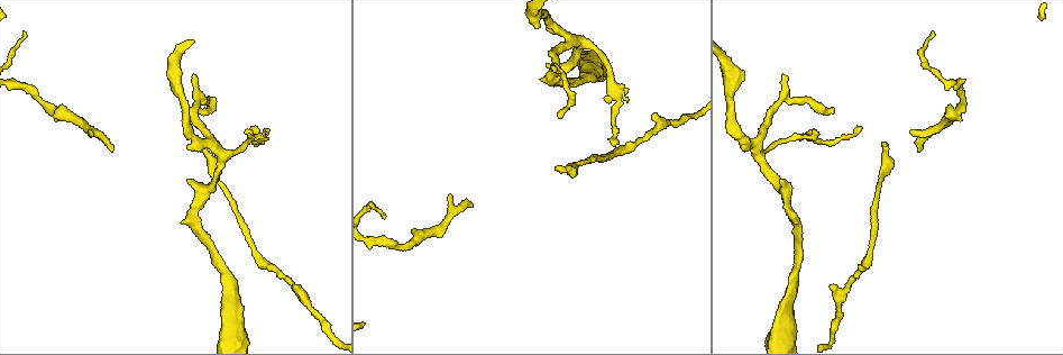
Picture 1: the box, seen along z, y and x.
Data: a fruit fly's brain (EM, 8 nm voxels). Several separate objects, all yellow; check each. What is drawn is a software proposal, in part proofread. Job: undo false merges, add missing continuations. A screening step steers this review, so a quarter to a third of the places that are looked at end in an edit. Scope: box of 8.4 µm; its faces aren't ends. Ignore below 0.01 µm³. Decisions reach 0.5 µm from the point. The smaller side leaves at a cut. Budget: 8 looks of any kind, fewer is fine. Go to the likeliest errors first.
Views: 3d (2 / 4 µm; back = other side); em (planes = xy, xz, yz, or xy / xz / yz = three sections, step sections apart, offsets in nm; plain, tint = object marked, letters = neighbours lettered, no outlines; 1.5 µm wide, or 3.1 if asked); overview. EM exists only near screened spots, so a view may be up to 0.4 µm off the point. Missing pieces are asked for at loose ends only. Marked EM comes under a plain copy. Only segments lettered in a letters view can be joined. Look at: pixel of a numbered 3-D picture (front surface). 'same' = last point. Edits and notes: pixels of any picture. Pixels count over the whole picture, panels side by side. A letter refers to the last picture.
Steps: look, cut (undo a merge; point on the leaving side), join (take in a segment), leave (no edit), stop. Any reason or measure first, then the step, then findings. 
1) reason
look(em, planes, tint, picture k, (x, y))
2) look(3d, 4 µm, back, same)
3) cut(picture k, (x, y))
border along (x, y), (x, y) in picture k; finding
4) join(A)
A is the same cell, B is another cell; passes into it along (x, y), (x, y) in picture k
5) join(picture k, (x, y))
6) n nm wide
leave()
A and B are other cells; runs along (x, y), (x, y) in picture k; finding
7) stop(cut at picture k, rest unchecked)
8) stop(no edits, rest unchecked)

branch stops here
look(3d, 4 µm, picture 1, (379, 214))

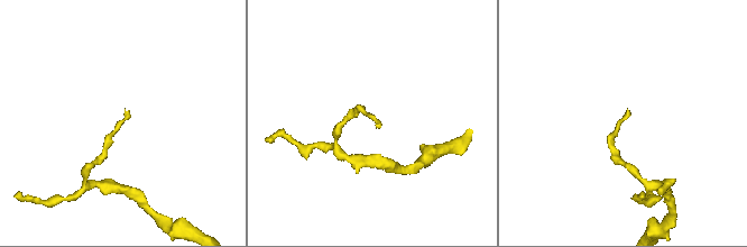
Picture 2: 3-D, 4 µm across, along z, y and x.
look(em, planes, letters, picture 2, (124, 113))

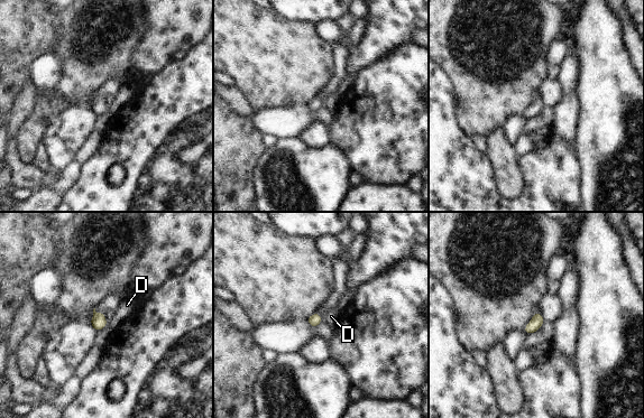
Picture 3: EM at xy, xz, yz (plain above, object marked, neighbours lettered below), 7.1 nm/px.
90 nm wide
leave()
D is another cell; border along (107, 322), (108, 325) in picture 3; no lettered segment goes on from it

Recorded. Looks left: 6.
end of a long branch
look(em, xy, step 8, tint, picture 1, (614, 144))

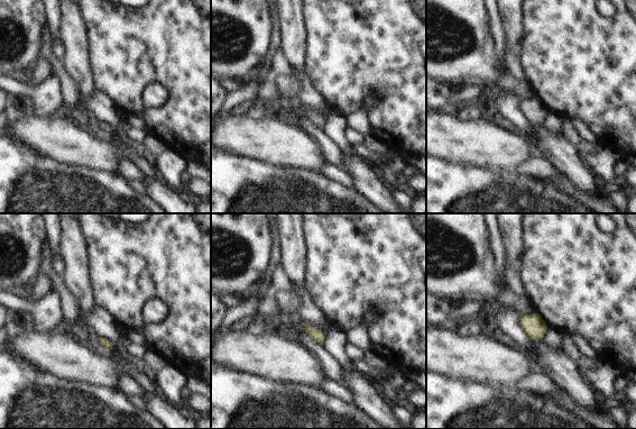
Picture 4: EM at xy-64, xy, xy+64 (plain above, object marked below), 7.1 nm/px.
another direction
look(em, planes, letters, same)

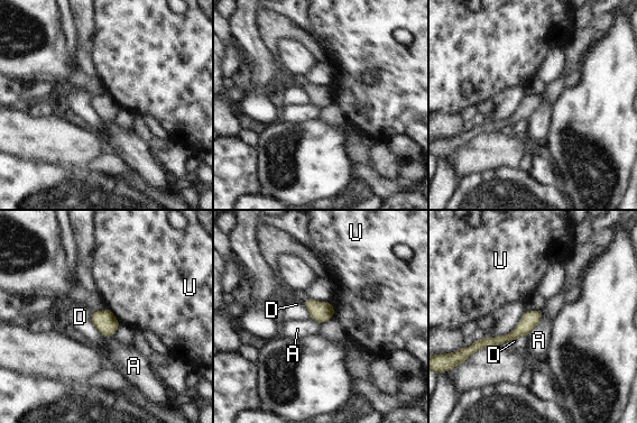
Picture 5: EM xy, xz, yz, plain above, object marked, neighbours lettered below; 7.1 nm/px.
D touches over 220 nm
leave()
A, D and U are other cells; border along (543, 314), (537, 324), (526, 336) in picture 5; none of them fits

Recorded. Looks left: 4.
abrupt turn
look(em, xz, step 4, tint, picture 1, (556, 59))

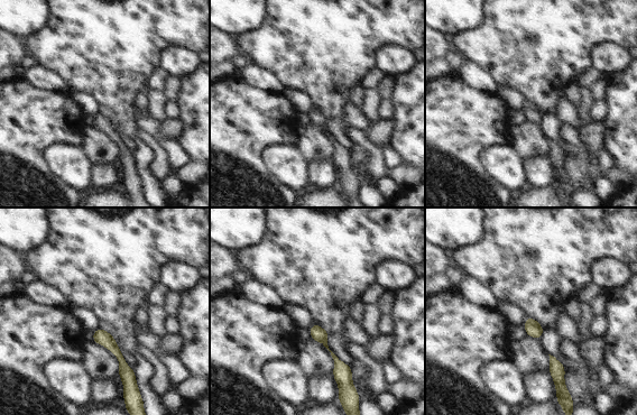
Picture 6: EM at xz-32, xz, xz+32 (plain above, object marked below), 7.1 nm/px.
see the neighbours
look(em, xz, step 4, letters, same)

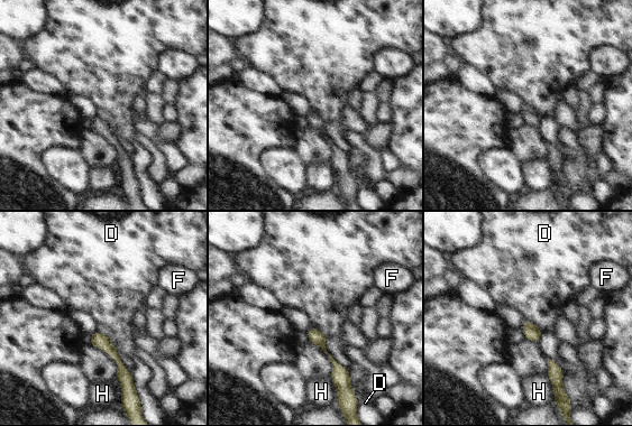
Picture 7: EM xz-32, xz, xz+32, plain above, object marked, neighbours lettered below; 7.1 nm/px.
D touches over 190 nm
leave()
D, F and H are other cells; continuous, no second neuron

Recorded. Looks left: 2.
stop(no edits, rest unchecked)

